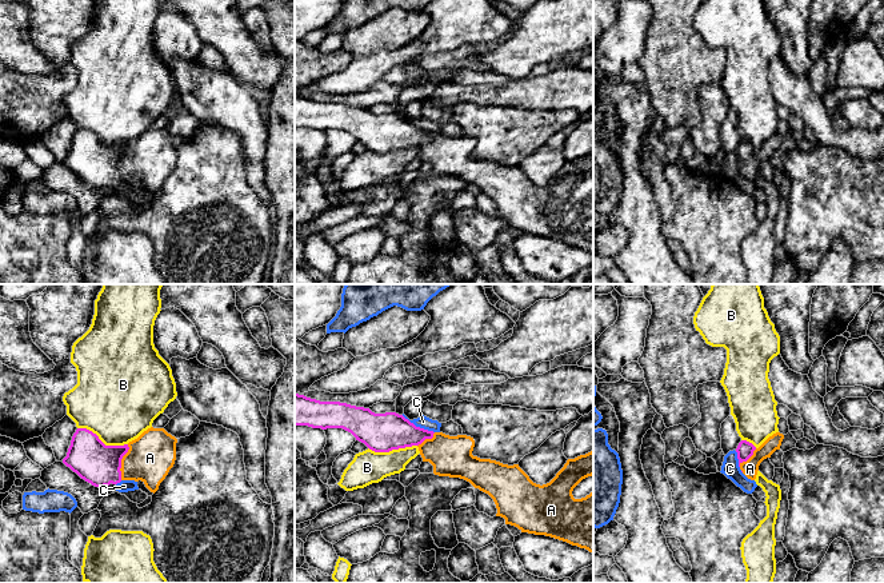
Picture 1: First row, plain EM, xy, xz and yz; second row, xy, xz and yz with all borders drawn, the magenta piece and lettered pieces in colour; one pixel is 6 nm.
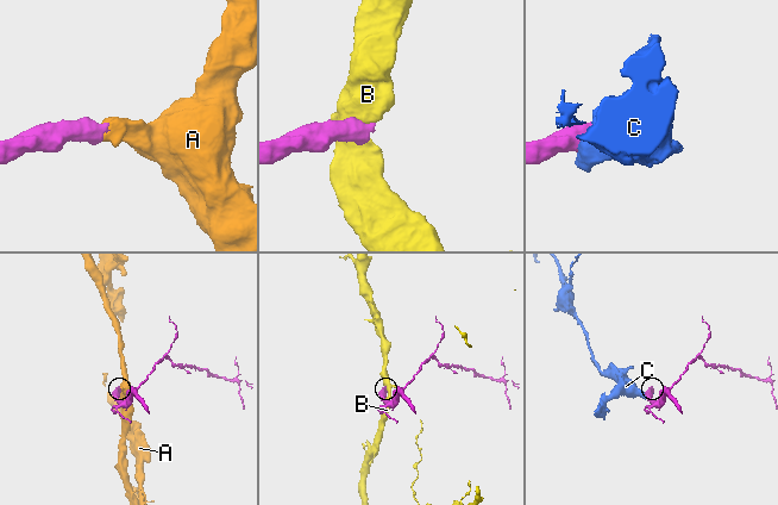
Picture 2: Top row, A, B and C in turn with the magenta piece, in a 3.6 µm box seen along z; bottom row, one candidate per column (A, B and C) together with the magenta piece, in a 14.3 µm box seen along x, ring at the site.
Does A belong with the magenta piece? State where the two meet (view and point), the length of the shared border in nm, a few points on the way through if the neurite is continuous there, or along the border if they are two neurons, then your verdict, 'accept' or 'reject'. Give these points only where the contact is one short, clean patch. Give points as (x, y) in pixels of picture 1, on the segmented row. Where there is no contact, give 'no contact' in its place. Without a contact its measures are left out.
contact xy (120, 462); length 220 nm; way xy (99, 464), (120, 462), (150, 458); accept

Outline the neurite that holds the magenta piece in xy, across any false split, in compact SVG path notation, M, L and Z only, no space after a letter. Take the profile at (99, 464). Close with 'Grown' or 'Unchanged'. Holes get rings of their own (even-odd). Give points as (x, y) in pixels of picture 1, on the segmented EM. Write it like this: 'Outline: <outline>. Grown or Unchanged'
Outline: M151 427L128 444L105 446L92 431L77 428L63 463L95 487L117 484L121 480L141 480L155 494L175 464L176 443L177 439L164 428Z. Grown

